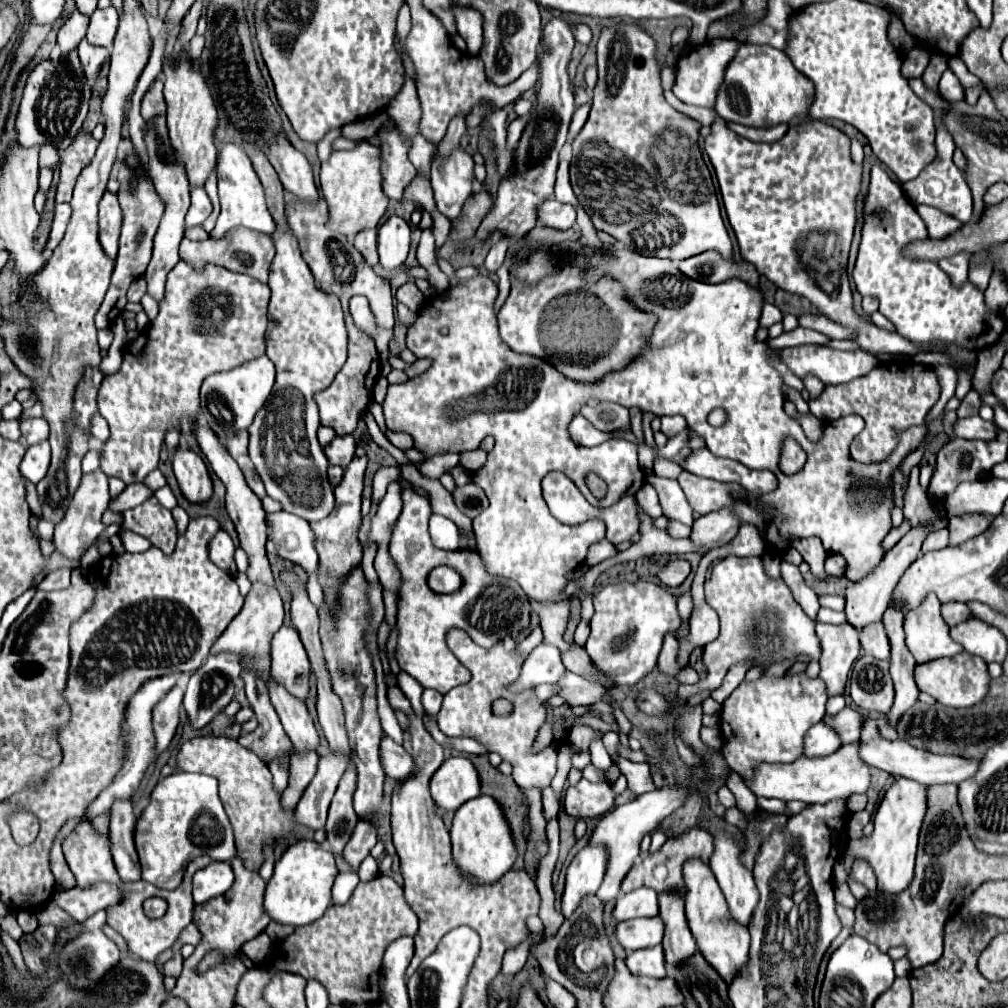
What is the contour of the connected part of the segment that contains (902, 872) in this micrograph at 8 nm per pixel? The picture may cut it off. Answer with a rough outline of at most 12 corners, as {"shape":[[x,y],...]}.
{"shape":[[889,786],[873,836],[849,842],[877,874],[879,890],[913,878],[927,786]]}

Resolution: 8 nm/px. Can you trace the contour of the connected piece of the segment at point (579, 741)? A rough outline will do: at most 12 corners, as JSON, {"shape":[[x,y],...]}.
{"shape":[[577,726],[569,730],[569,740],[577,752],[589,750],[591,738],[599,732]]}

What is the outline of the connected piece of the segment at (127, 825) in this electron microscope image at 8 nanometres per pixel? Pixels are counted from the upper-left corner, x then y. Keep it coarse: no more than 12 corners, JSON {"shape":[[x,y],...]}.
{"shape":[[131,802],[111,812],[109,838],[123,882],[141,880]]}

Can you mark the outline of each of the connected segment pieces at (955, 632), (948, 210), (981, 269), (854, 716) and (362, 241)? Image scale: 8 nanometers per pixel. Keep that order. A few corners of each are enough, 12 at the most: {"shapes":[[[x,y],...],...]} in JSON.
{"shapes":[[[971,618],[951,628],[965,652],[1003,664],[1003,634]],[[937,126],[935,162],[903,184],[913,204],[961,222],[973,218],[971,190],[951,160],[955,144]],[[989,266],[971,268],[969,280],[985,290],[991,278]],[[845,706],[835,716],[825,716],[841,744],[857,742],[861,714]],[[363,230],[355,236],[355,248],[377,264],[377,230]]]}

